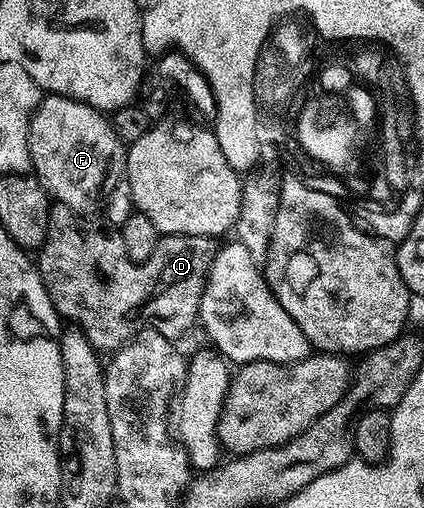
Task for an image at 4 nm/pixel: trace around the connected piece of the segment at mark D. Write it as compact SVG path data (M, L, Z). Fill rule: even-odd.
M52 202L51 212L49 213L47 239L43 242L43 246L38 248L37 266L39 268L39 276L43 278L43 284L47 286L47 291L51 295L51 301L55 304L56 311L59 312L60 316L67 318L68 315L69 318L76 319L76 321L79 322L76 324L86 333L87 339L96 347L96 350L99 351L105 351L105 349L115 351L122 347L123 344L138 331L138 324L135 324L135 322L139 322L139 325L146 325L150 330L161 332L161 334L169 340L179 340L178 338L185 334L191 326L196 326L199 318L199 302L201 301L203 290L207 284L207 274L211 268L211 262L215 259L215 252L217 250L216 240L209 235L163 235L159 240L157 249L153 253L153 257L149 257L144 263L135 263L132 259L127 258L127 254L125 253L125 241L119 239L118 230L108 230L106 226L103 227L98 227L98 225L91 220L91 217L88 217L86 214L70 211L64 203Z

